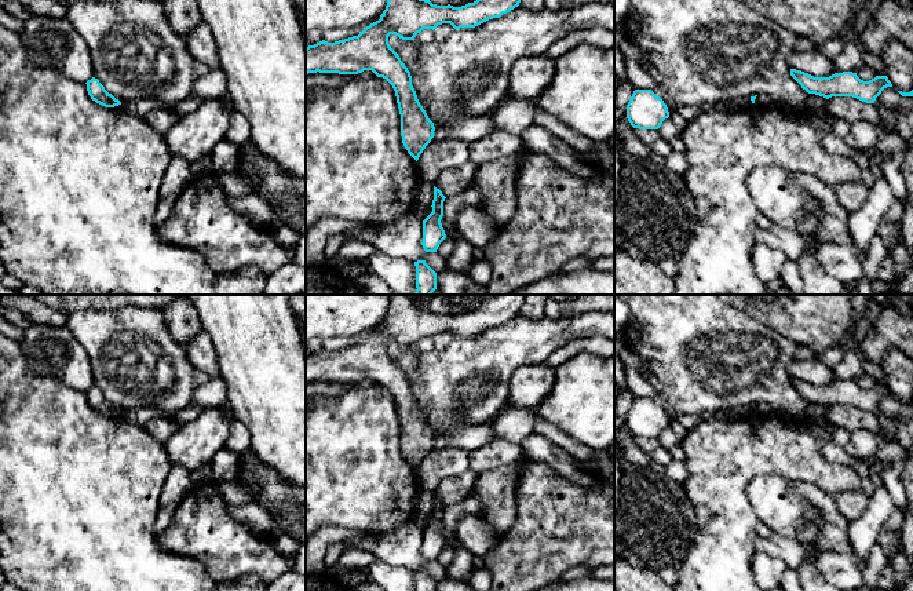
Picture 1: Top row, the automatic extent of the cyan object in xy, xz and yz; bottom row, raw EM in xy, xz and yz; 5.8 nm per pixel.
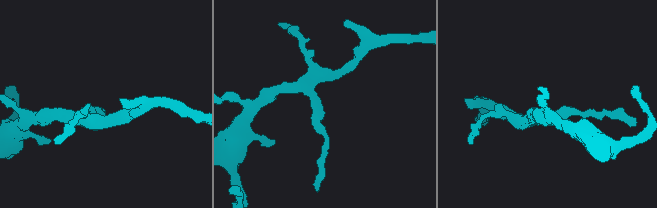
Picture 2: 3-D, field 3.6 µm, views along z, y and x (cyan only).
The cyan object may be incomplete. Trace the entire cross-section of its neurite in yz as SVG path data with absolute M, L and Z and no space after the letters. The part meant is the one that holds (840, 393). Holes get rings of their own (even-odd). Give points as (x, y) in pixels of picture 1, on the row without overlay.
M790 377L790 384L808 402L826 408L832 405L852 405L866 412L874 412L884 397L892 395L887 384L876 384L869 390L863 390L852 380L835 382L829 386L814 386L801 379Z

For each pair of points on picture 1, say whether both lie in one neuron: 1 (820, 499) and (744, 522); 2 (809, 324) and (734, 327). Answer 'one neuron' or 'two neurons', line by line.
1: two neurons
2: two neurons

